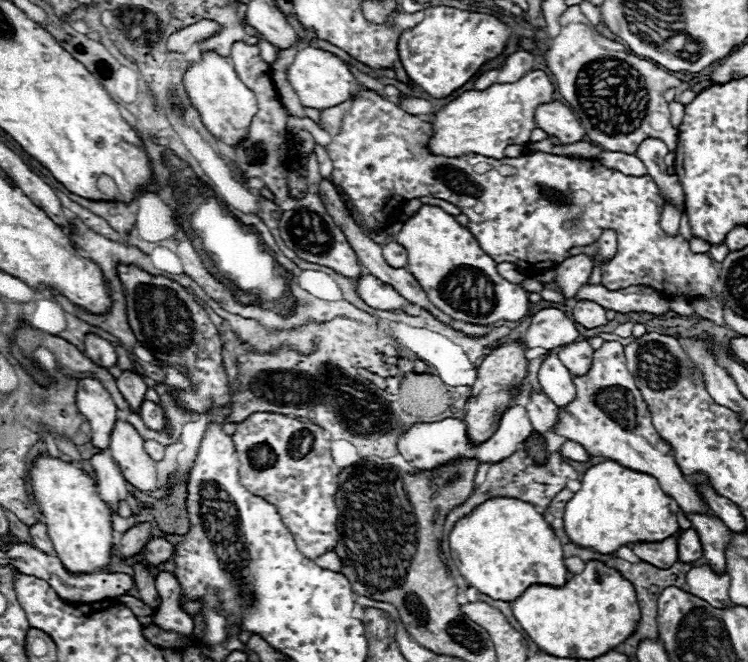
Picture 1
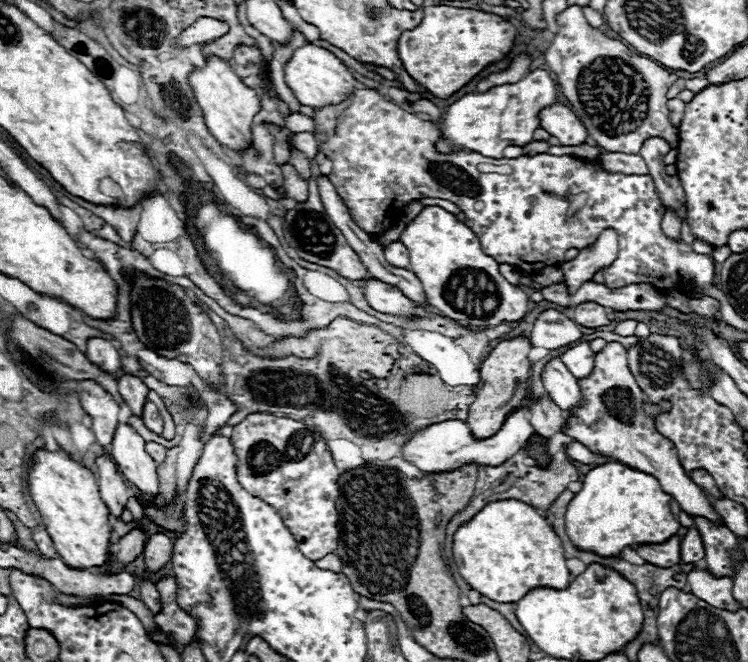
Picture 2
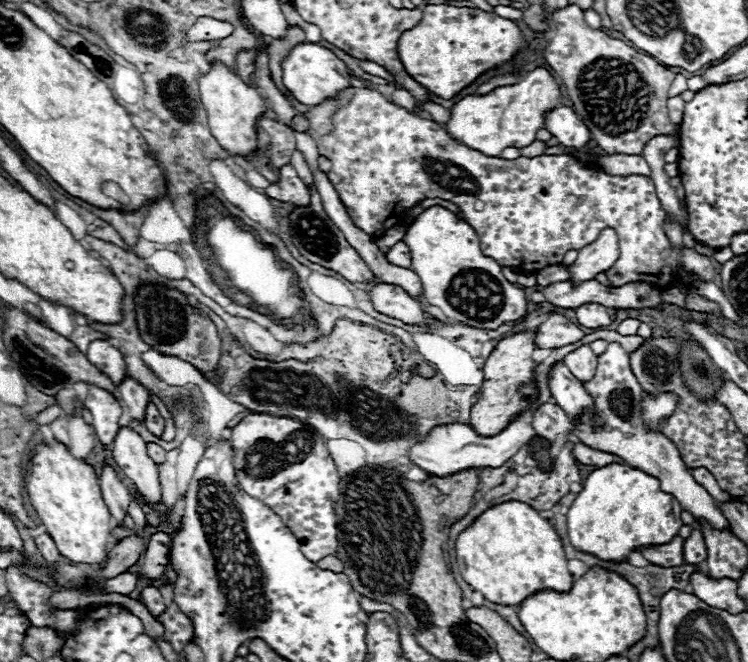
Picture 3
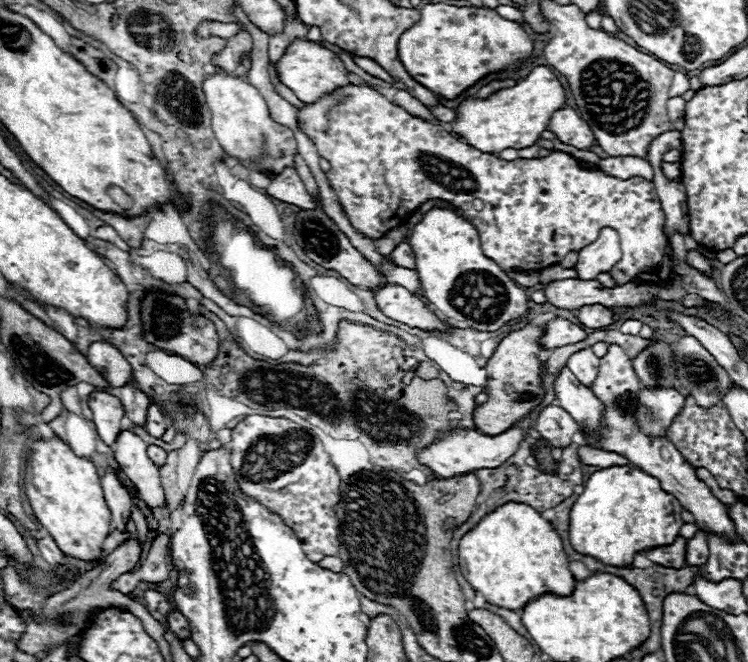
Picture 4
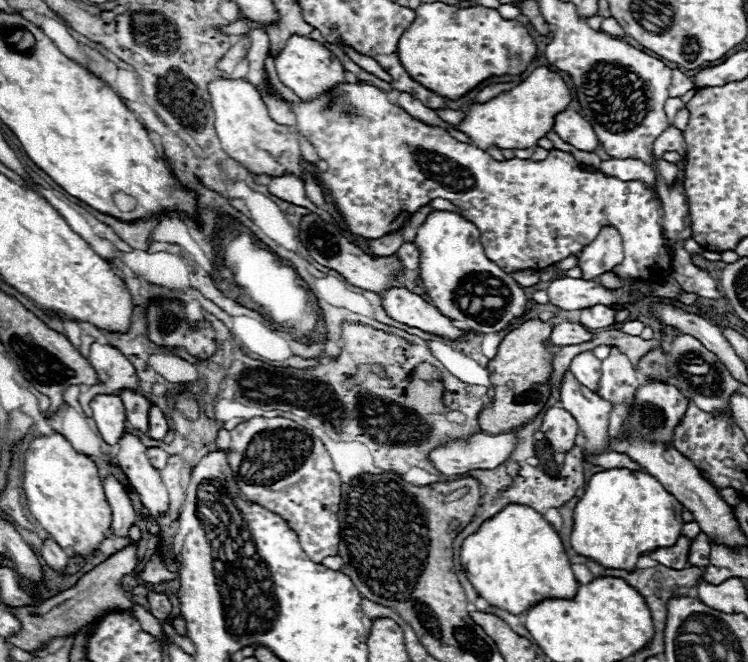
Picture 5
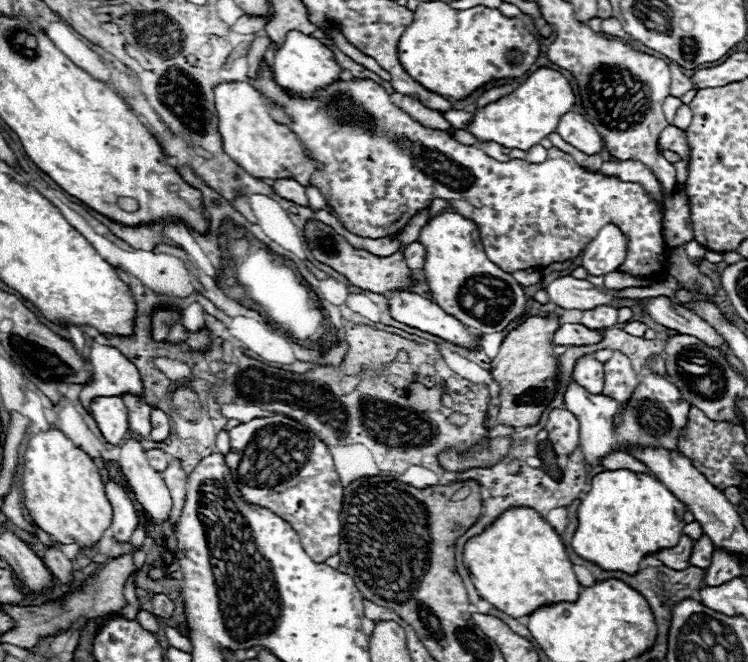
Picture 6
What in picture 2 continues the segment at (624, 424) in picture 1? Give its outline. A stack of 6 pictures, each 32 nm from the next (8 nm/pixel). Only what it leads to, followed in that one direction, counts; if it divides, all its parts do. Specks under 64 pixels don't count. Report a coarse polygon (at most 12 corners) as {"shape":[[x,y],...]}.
{"shape":[[622,344],[594,356],[562,434],[716,522],[654,430]]}

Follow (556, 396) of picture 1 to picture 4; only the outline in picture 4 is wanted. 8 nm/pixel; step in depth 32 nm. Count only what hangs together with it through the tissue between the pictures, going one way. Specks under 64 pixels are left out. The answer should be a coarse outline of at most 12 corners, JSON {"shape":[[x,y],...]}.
{"shape":[[566,366],[554,380],[558,404],[592,434],[602,404]]}

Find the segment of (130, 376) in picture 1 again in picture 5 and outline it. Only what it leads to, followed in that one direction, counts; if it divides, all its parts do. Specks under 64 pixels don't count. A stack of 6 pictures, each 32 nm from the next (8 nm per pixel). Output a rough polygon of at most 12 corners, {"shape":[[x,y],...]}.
{"shape":[[134,390],[116,394],[132,428],[148,432],[150,402]]}

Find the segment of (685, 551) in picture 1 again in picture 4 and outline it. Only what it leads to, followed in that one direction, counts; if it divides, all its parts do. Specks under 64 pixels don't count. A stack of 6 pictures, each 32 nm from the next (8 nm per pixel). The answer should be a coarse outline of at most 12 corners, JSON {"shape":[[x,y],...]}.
{"shape":[[702,530],[686,542],[686,562],[706,564],[708,544]]}

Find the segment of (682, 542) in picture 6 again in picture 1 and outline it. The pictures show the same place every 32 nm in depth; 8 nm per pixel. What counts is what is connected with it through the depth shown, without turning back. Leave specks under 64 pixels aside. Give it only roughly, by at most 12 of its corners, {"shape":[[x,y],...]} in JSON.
{"shape":[[676,536],[632,544],[632,552],[652,566],[678,562]]}

